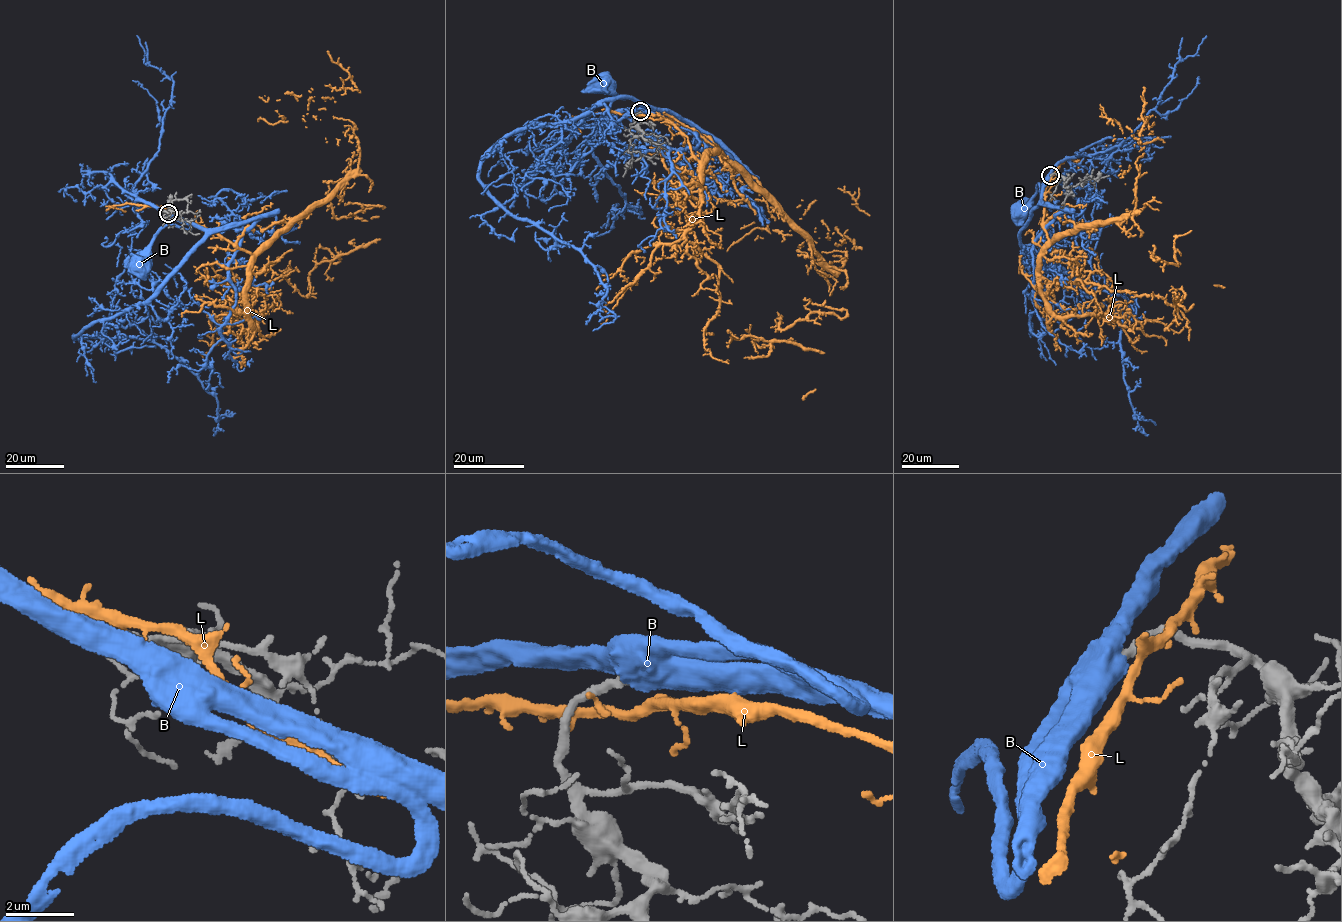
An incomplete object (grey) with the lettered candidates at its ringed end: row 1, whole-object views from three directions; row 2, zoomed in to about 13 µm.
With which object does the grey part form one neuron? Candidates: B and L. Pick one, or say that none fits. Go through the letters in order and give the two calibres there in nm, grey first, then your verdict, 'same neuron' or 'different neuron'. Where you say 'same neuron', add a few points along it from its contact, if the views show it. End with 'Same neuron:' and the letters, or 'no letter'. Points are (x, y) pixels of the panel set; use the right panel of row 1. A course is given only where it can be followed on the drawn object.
B: 280/650 nm | same neuron | via (1050, 175), (1042, 194), (1039, 183), (1036, 186), (1037, 191), (1025, 211)
L: 240/140 nm | different neuron
Same neuron: B

